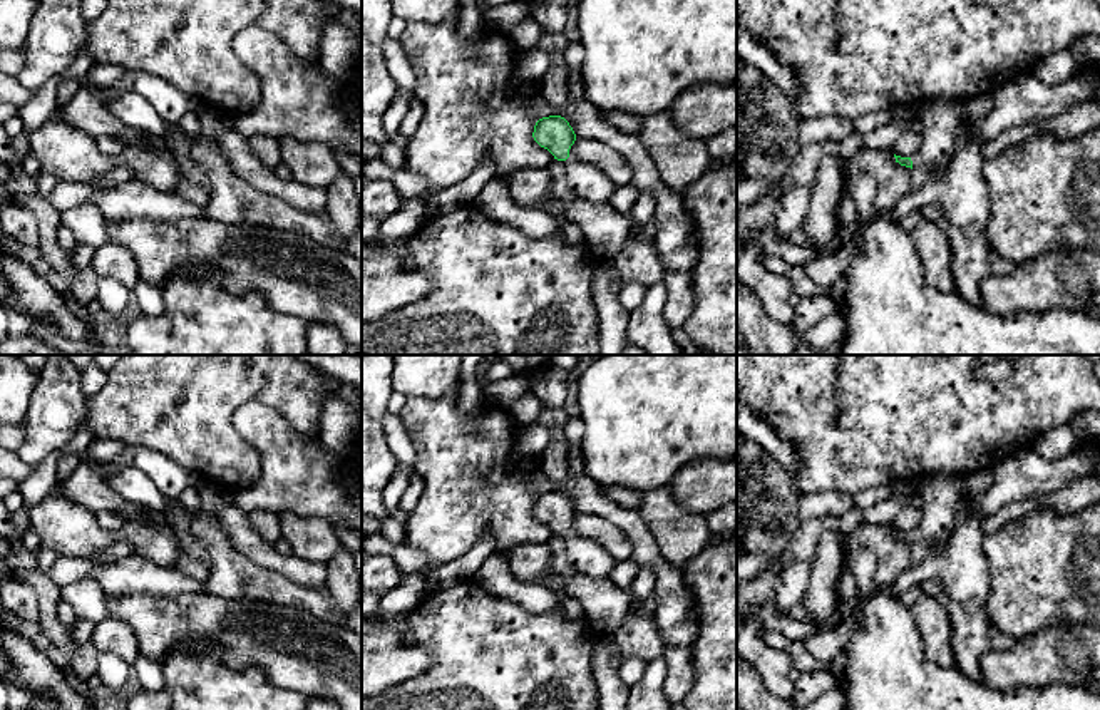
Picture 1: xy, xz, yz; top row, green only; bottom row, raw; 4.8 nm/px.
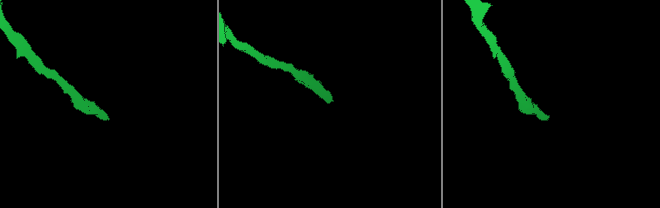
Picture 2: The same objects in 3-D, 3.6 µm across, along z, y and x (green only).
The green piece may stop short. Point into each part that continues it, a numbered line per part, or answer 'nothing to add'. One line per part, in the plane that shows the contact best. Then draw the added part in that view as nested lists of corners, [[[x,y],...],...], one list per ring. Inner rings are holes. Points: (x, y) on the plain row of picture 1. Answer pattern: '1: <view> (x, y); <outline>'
1: yz (941, 498); [[[929,476],[919,479],[912,492],[921,499],[923,519],[911,532],[912,543],[921,543],[931,549],[944,544],[951,536],[963,506],[964,479],[959,476]]]

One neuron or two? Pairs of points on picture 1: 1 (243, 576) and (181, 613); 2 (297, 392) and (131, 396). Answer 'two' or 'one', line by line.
1: two
2: one

